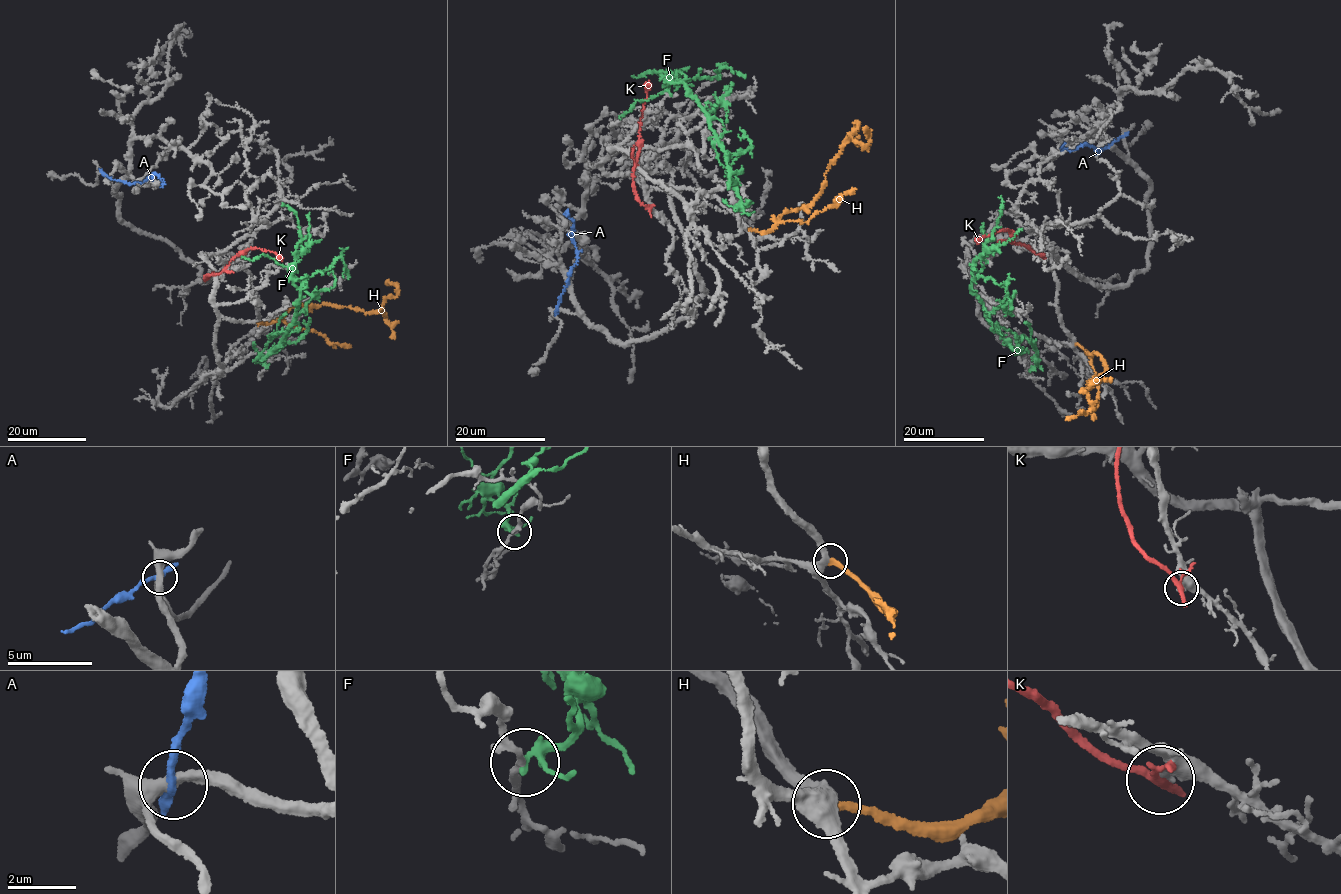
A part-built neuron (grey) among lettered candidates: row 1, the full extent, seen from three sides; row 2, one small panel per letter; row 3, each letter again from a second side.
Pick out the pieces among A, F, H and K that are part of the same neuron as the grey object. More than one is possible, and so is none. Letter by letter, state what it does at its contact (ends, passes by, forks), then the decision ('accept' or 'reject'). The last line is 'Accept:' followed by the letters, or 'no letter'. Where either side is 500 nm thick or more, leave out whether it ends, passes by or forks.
A: it passes by; reject
F: it passes by; reject
H: it ends; reject
K: it passes by; reject
Accept: no letter

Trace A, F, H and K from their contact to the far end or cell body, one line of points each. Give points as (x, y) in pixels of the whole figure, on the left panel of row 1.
A: (102, 173), (127, 183), (143, 181), (153, 173), (158, 175), (163, 185), (163, 178)
F: (266, 367), (261, 352), (268, 337), (287, 331), (299, 299), (292, 276), (299, 225), (296, 213), (281, 206)
H: (258, 324), (276, 321), (292, 308), (307, 303), (370, 312), (397, 293), (393, 283), (386, 284)
K: (206, 279), (250, 248), (270, 251), (283, 258)

